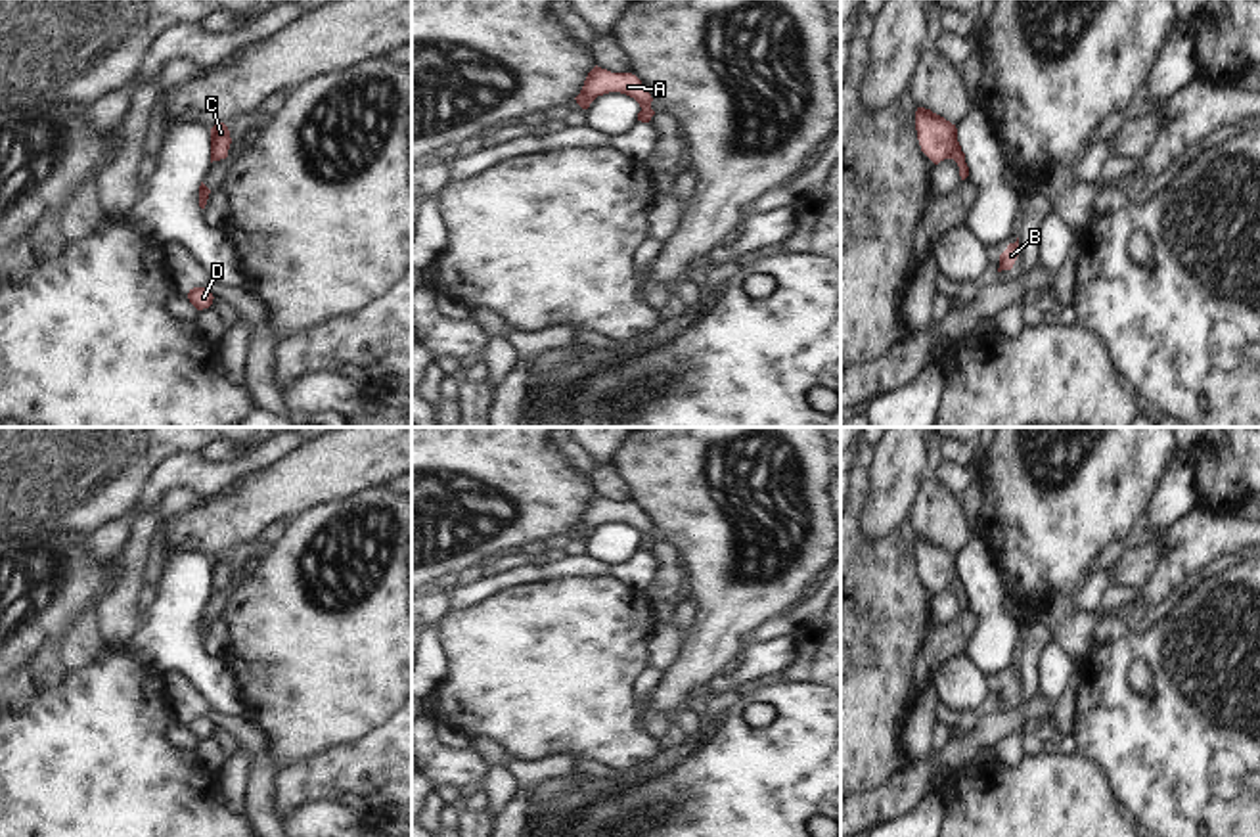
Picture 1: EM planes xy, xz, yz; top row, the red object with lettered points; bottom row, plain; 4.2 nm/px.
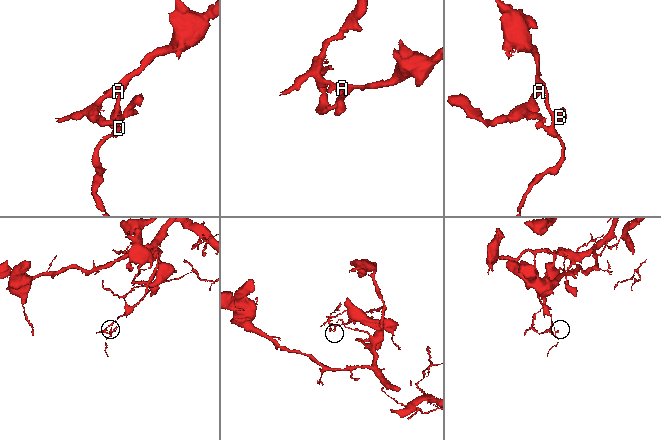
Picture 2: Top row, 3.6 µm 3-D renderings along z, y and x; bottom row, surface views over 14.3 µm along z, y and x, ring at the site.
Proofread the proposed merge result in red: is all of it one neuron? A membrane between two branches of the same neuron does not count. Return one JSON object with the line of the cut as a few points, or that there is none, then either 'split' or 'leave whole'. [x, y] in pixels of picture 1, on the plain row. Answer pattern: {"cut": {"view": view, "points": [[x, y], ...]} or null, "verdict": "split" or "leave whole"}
{"cut": null, "verdict": "leave whole"}

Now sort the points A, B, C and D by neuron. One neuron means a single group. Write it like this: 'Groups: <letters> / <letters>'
Groups: A B C D.

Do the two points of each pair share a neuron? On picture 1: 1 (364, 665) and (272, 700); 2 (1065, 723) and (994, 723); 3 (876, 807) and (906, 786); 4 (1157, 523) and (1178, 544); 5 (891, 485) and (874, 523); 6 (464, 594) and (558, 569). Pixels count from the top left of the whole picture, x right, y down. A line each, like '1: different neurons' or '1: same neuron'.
1: same neuron
2: same neuron
3: same neuron
4: different neurons
5: same neuron
6: same neuron

